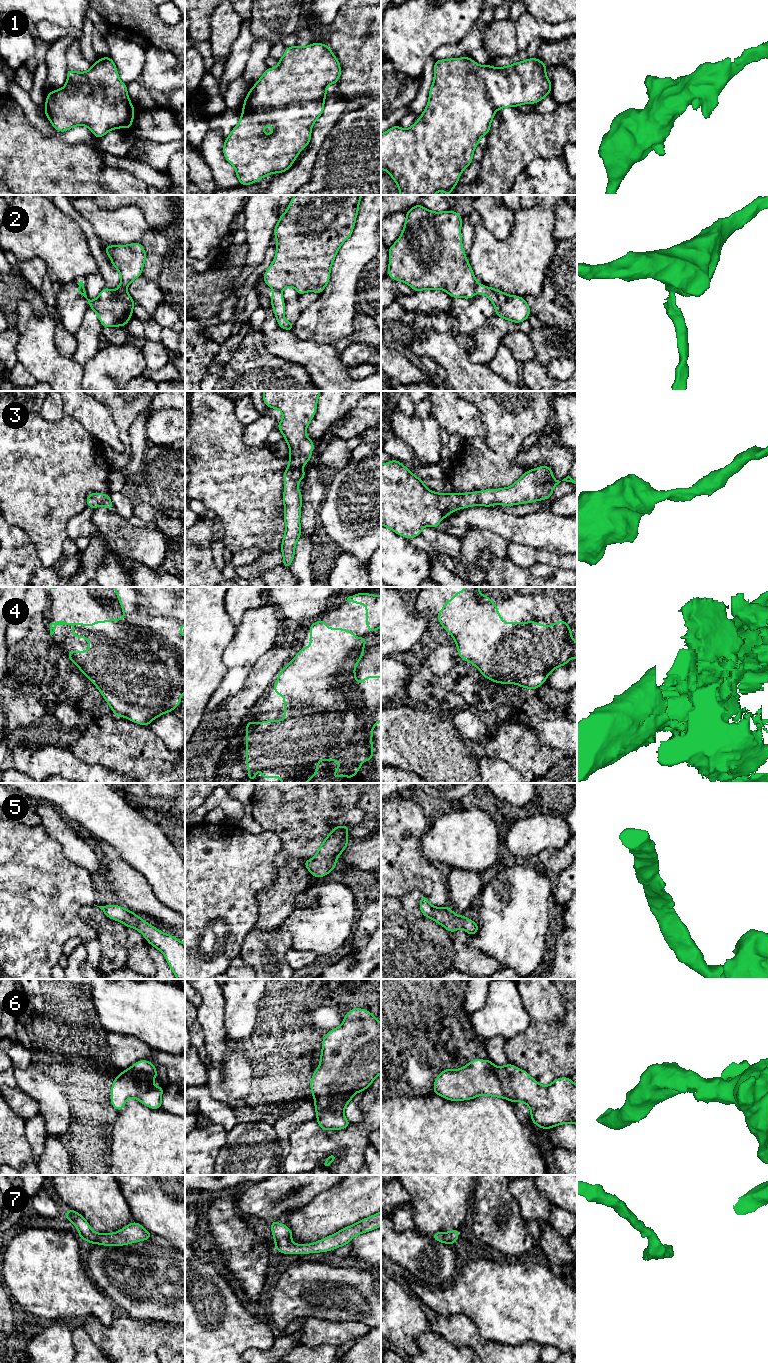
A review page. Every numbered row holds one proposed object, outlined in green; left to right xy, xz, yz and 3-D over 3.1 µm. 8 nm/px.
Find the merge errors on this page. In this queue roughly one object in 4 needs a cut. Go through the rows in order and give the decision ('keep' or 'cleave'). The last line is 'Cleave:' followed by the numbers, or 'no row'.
1: keep
2: cleave
3: keep
4: keep
5: keep
6: keep
7: keep
Cleave: 2

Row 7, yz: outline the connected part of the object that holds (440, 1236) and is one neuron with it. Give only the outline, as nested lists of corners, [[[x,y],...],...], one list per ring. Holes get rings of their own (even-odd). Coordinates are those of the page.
[[[459,1228],[452,1230],[451,1232],[436,1232],[431,1237],[438,1242],[442,1242],[445,1244],[454,1245],[459,1237]]]

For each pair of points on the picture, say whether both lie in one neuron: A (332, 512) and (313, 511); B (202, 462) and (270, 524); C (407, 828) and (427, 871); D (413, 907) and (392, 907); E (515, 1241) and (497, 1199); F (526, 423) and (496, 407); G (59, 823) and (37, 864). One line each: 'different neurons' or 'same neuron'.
A: different neurons
B: same neuron
C: same neuron
D: different neurons
E: same neuron
F: same neuron
G: different neurons

